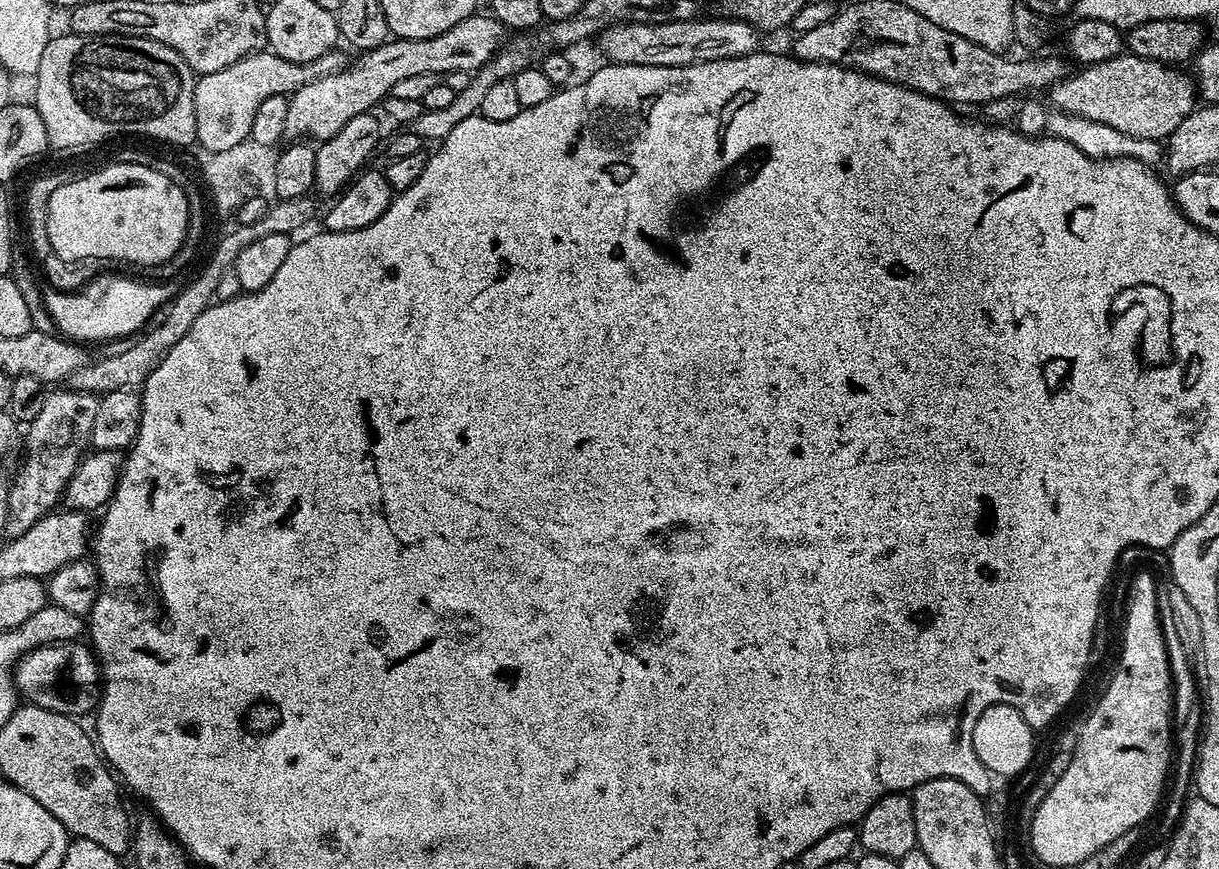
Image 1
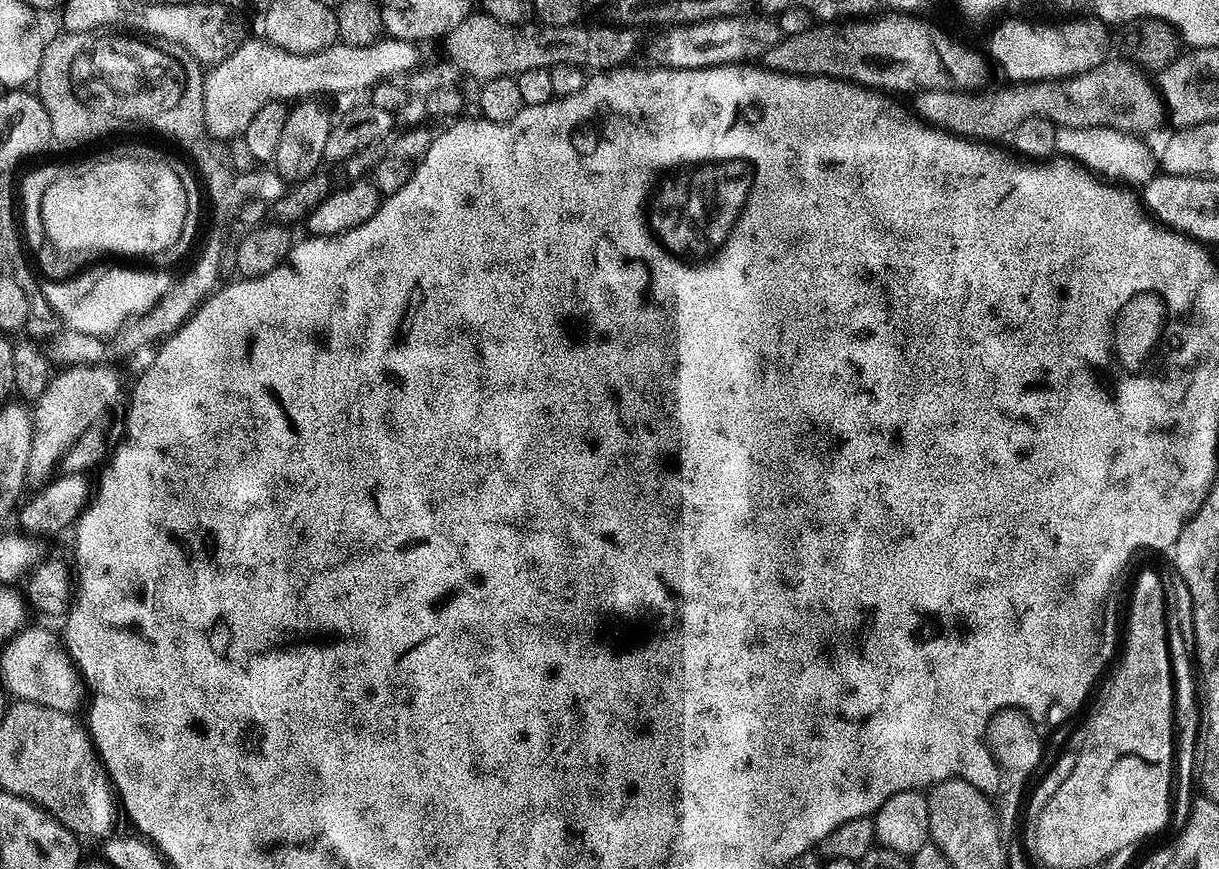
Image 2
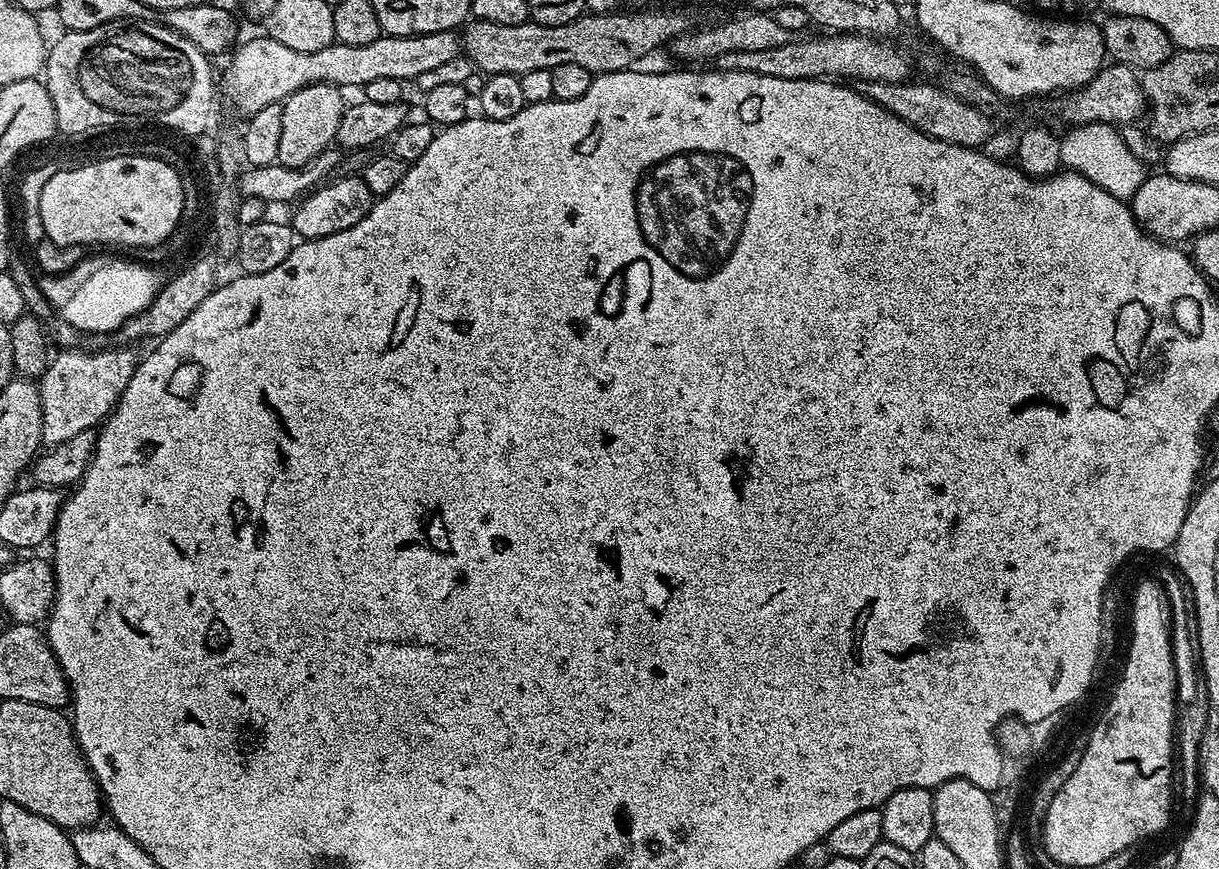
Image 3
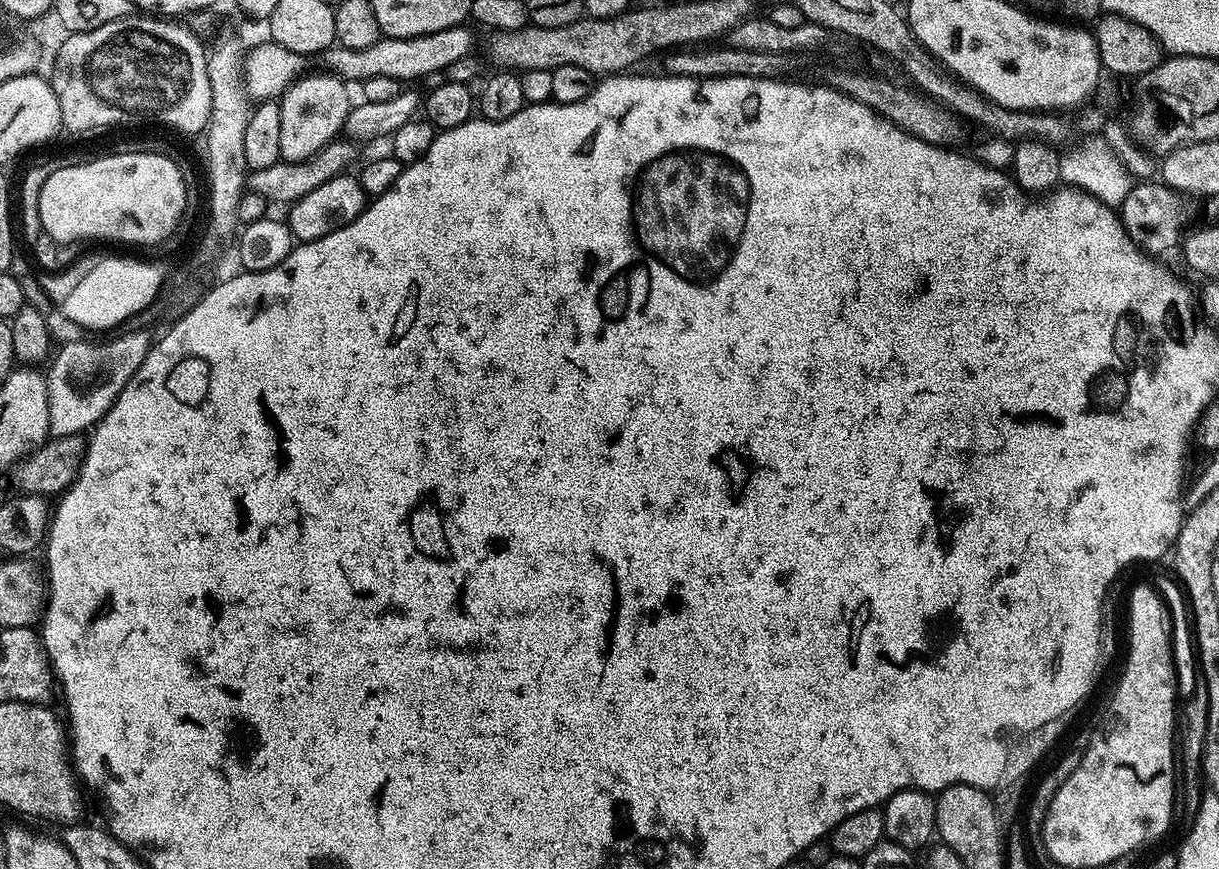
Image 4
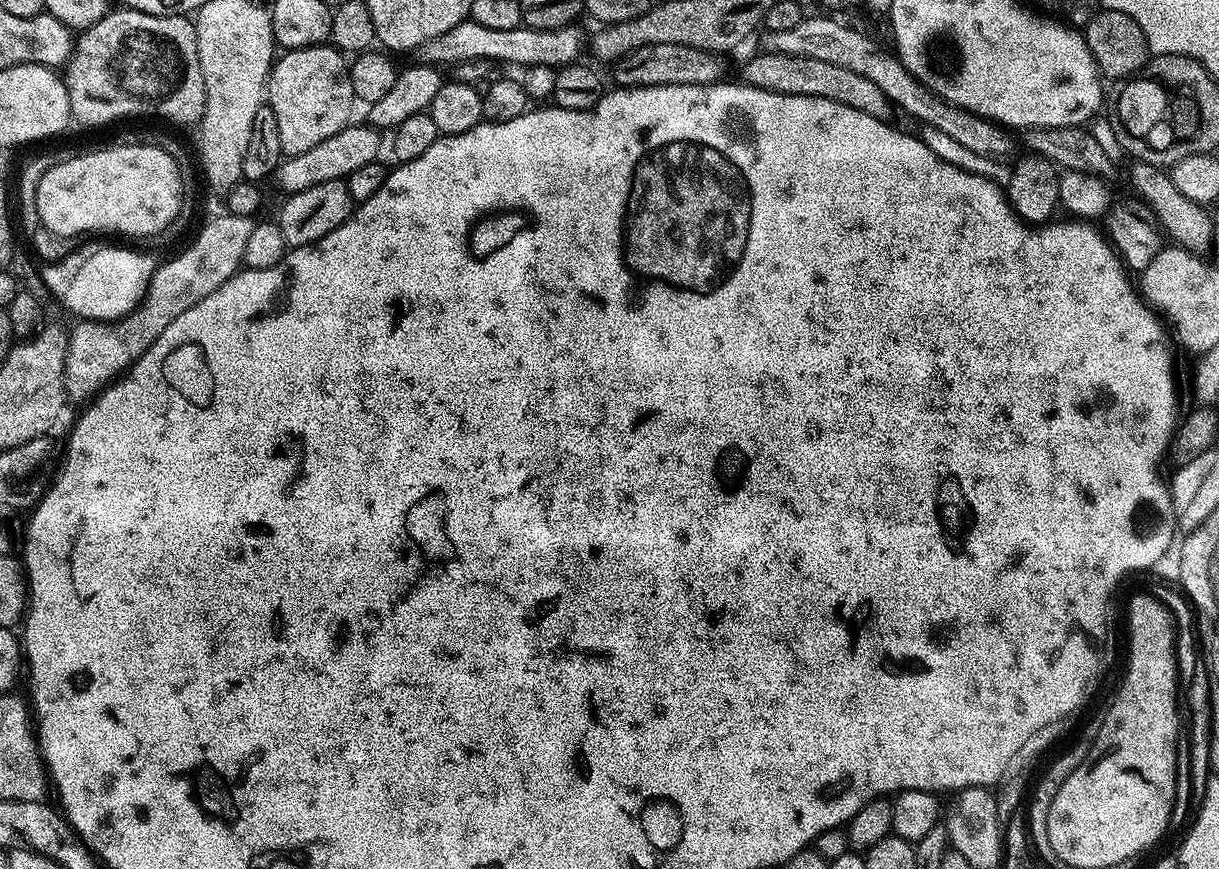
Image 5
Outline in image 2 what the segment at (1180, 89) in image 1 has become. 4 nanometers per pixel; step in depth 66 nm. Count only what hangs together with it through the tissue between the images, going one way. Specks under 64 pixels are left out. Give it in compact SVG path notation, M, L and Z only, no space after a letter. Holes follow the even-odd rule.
M1109 58L1103 64L1094 66L1094 70L1086 70L1077 76L1069 76L1062 80L1037 80L1035 82L1012 82L1009 88L996 88L993 92L947 92L946 90L930 90L915 93L914 111L917 116L935 125L953 132L955 136L966 136L970 140L981 142L1000 142L1000 139L1011 137L1015 127L1022 125L1024 119L1041 116L1050 120L1056 128L1113 128L1129 134L1145 134L1152 132L1163 120L1166 120L1166 108L1162 96L1154 87L1154 80L1145 69L1136 67L1127 59Z

